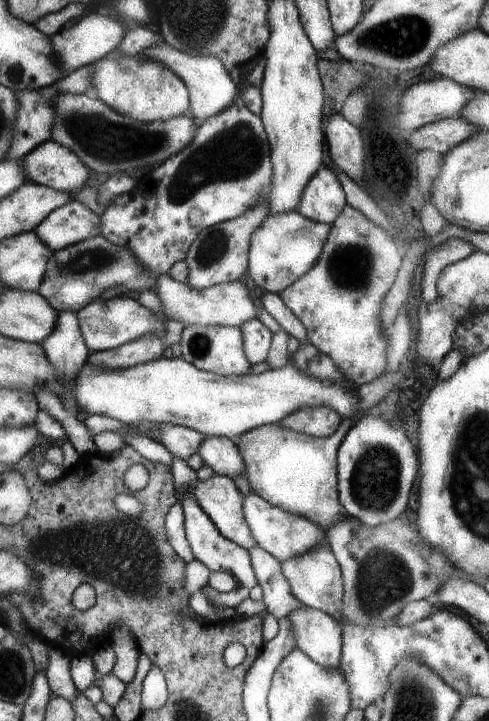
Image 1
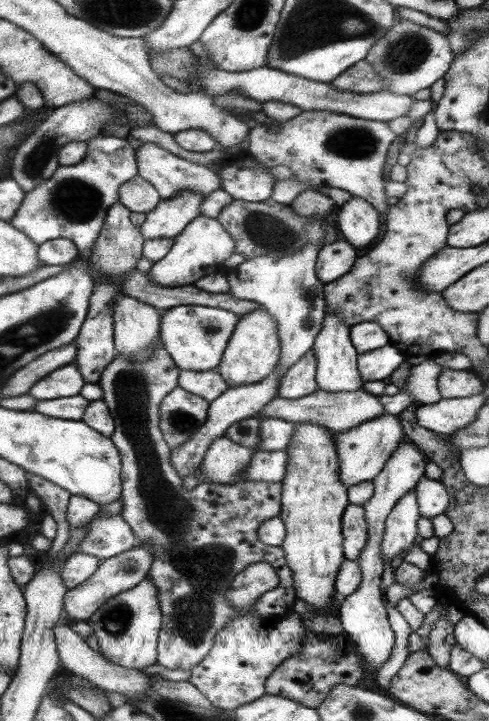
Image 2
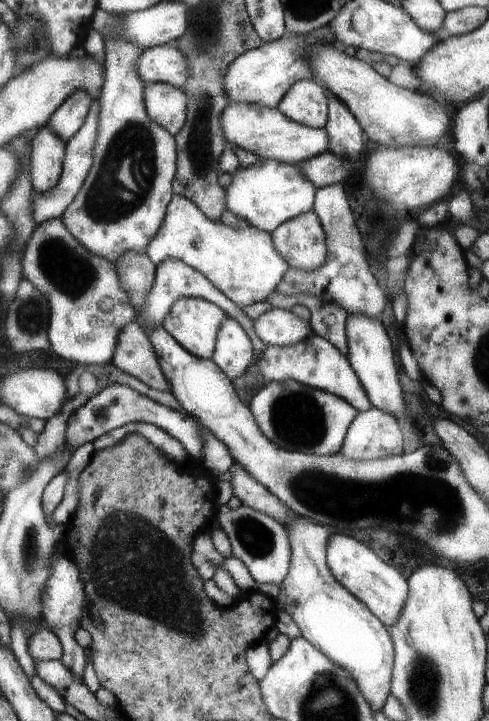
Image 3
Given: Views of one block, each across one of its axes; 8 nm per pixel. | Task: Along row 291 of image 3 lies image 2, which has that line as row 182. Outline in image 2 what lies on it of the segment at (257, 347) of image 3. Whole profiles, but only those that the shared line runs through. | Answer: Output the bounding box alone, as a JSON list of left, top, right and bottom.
[134,142,221,201]

